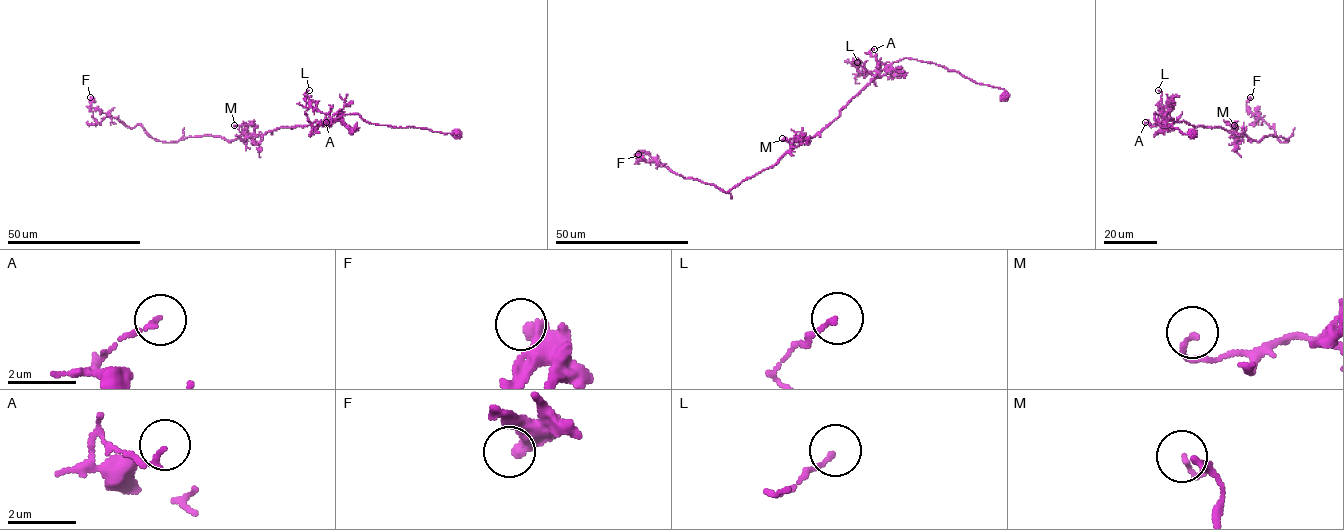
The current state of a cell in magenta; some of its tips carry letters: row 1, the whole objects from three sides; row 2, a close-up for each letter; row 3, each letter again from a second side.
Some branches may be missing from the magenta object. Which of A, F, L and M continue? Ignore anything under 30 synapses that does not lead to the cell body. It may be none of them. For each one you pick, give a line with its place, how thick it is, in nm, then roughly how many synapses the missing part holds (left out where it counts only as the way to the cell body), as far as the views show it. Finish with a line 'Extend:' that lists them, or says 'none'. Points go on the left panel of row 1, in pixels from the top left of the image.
Extend: none

